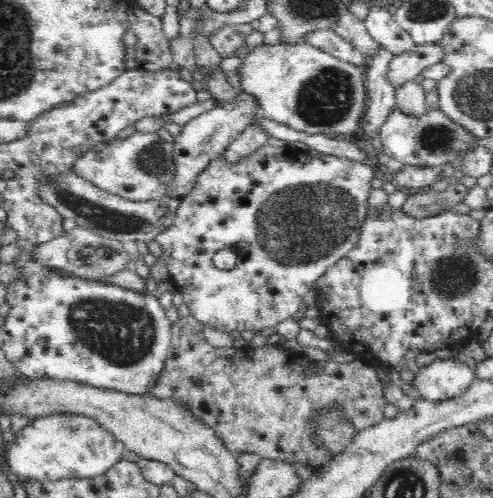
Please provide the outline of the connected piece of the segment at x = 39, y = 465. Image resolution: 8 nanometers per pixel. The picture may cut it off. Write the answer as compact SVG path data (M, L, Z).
M58 415L48 418L38 418L29 422L21 431L15 434L7 457L10 470L21 482L34 478L35 480L56 480L58 478L90 478L104 474L116 462L122 459L125 450L123 442L118 440L109 430L106 430L93 418L82 415Z

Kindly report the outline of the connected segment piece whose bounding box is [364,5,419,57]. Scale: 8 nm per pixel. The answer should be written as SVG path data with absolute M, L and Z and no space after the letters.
M370 5L370 13L364 24L379 48L392 57L416 53L419 50L419 45L410 37L408 31L399 26L389 8Z

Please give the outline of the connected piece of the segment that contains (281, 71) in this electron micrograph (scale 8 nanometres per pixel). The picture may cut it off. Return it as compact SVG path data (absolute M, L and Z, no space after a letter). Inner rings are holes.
M307 43L262 44L248 48L240 66L236 68L236 76L243 94L255 100L258 112L265 118L284 124L292 130L304 134L322 133L326 136L354 137L361 124L365 110L364 70L354 63L345 62Z

